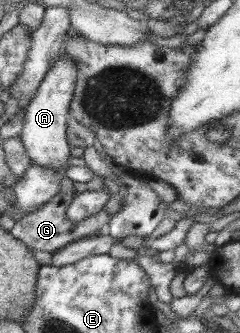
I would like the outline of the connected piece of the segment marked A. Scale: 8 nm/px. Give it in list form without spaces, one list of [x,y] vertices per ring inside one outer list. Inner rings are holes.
[[[60,54],[52,60],[52,66],[48,66],[42,82],[36,86],[33,97],[24,105],[24,118],[19,139],[24,146],[26,156],[30,158],[30,164],[60,167],[64,166],[68,156],[71,156],[65,130],[76,75],[76,66],[72,60]]]

